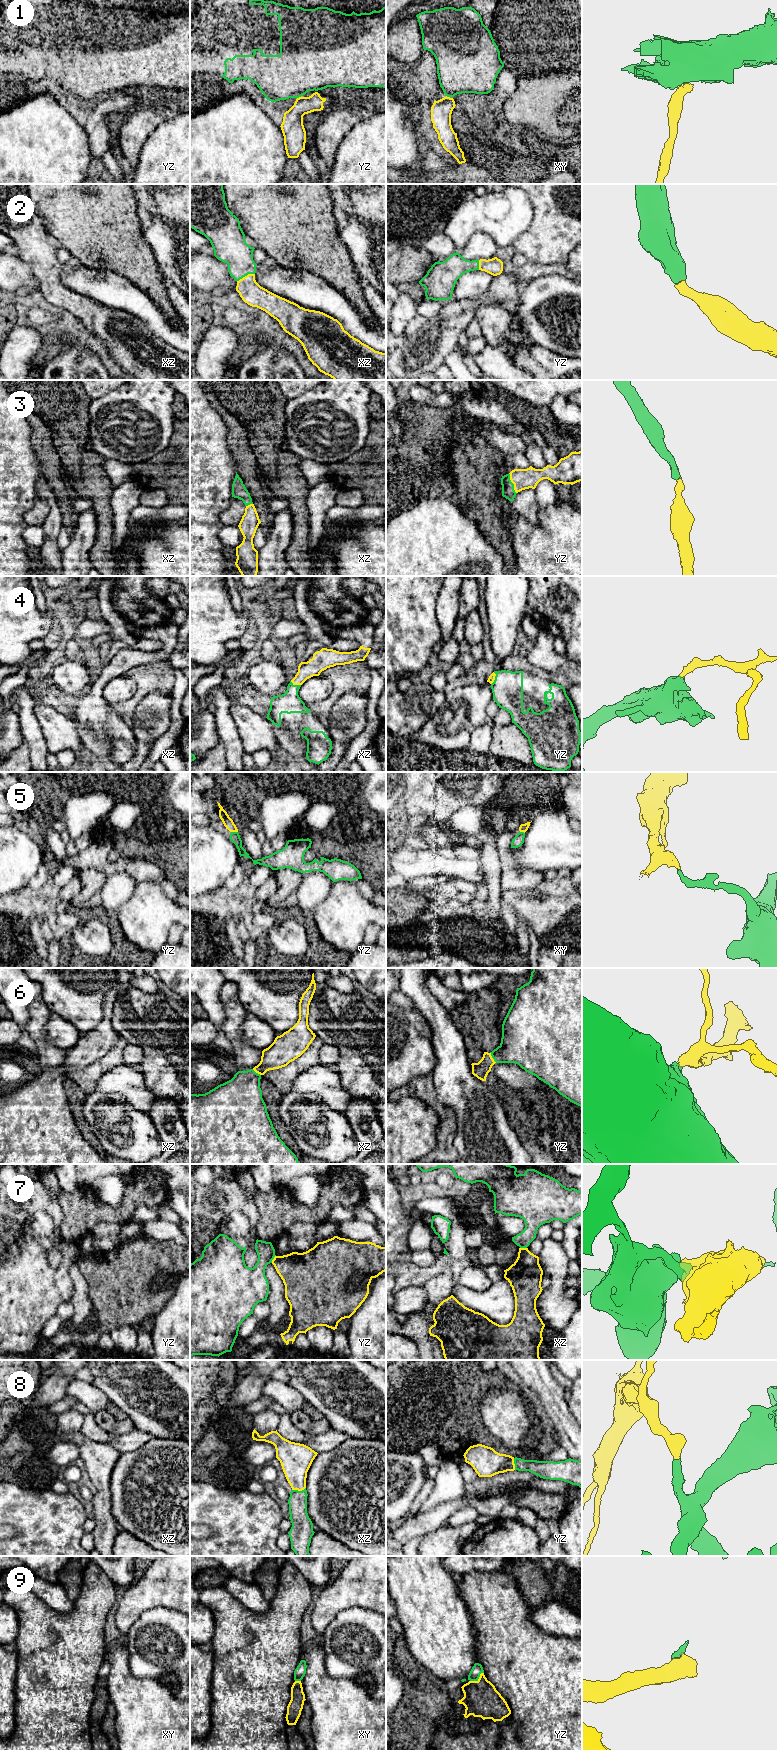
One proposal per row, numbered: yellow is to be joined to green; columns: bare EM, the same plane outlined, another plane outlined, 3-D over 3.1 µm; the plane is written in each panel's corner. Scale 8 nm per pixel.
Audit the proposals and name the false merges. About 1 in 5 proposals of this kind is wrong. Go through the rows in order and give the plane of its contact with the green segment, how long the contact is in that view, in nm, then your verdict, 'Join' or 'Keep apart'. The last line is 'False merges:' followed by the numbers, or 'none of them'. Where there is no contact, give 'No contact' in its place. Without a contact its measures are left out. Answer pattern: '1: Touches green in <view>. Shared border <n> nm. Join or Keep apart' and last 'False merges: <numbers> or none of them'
1: Touches green in yz. Shared border 50 nm. Keep apart
2: Touches green in xz. Shared border 160 nm. Join
3: Touches green in yz. Shared border 180 nm. Join
4: Touches green in yz. Shared border 110 nm. Join
5: Touches green in yz. Shared border 60 nm. Join
6: Touches green in yz. Shared border 100 nm. Join
7: Touches green in yz. Shared border 70 nm. Keep apart
8: Touches green in xz. Shared border 110 nm. Join
9: Touches green in yz. Shared border 130 nm. Join
False merges: 1, 7

